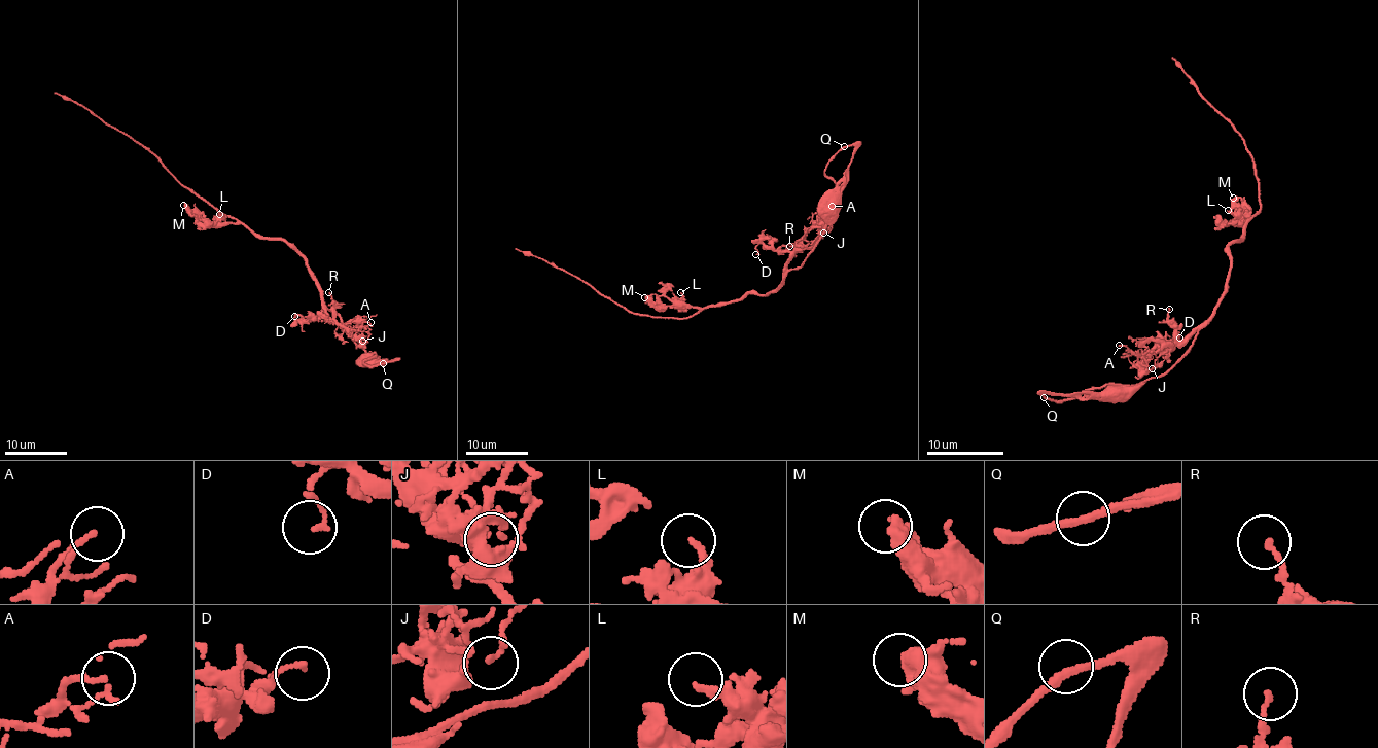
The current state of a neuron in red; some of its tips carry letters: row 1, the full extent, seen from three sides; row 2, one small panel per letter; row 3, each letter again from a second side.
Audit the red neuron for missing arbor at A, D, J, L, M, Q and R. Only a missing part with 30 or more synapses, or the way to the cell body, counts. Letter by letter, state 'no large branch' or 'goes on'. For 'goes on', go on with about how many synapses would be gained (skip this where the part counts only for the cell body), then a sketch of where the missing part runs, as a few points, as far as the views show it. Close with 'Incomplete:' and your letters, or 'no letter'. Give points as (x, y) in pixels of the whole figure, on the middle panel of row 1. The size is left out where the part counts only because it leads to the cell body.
A: no large branch
D: no large branch
J: no large branch
L: no large branch
M: no large branch
Q: no large branch
R: no large branch
Incomplete: no letter

